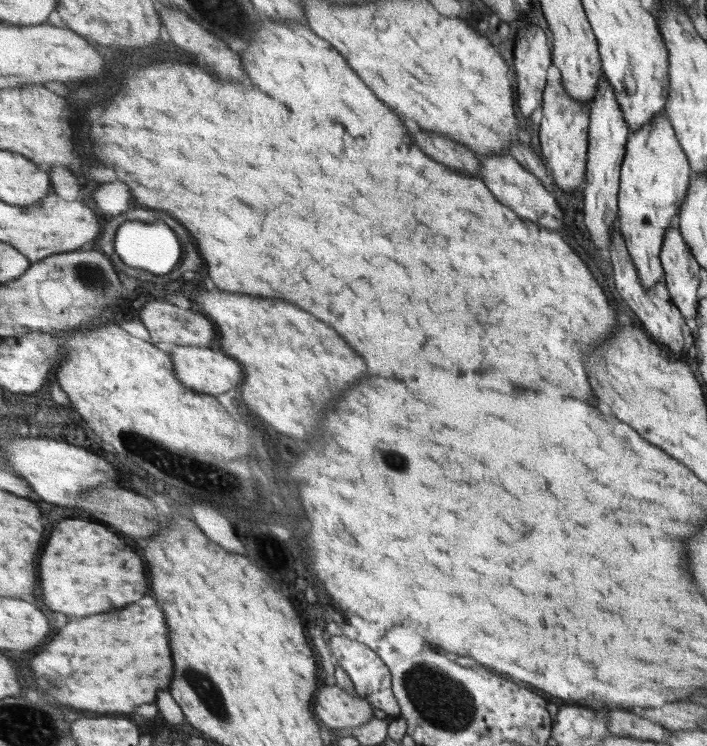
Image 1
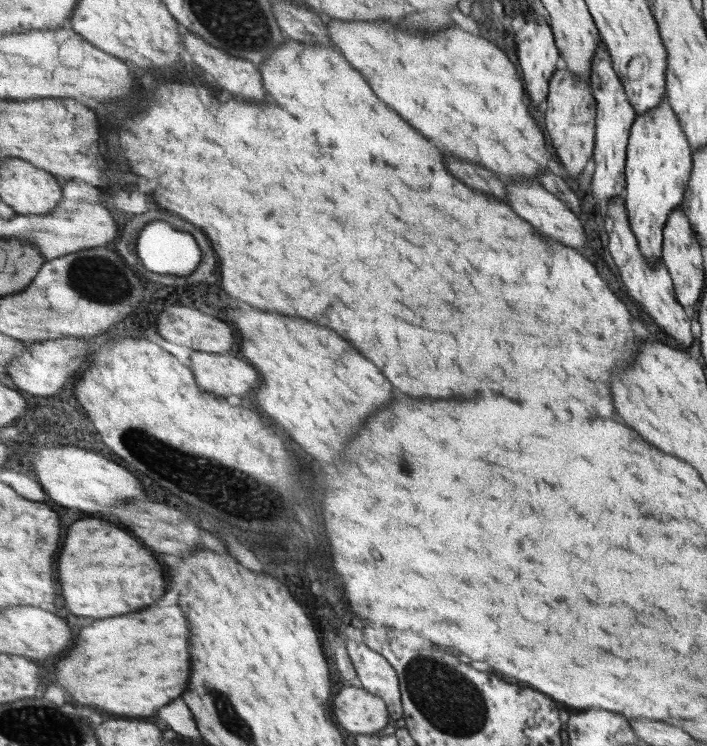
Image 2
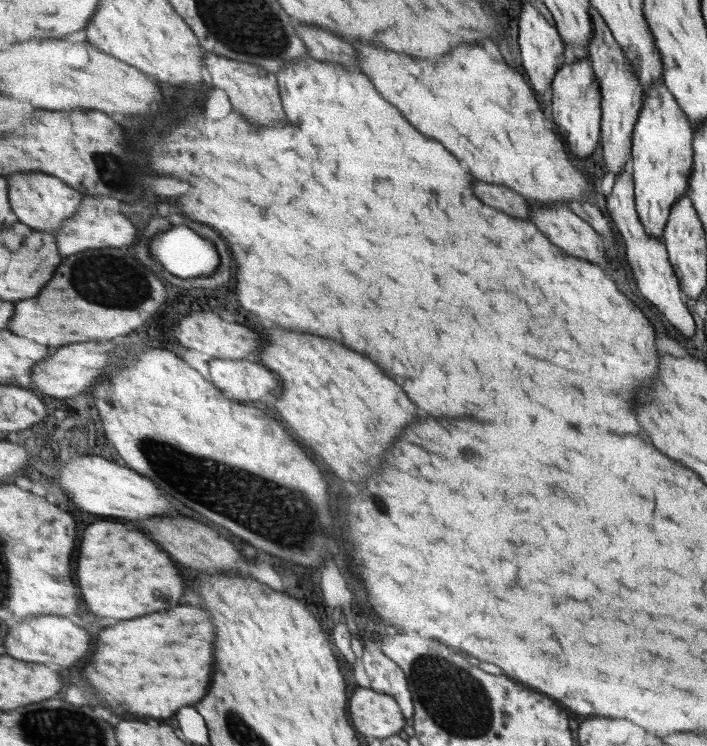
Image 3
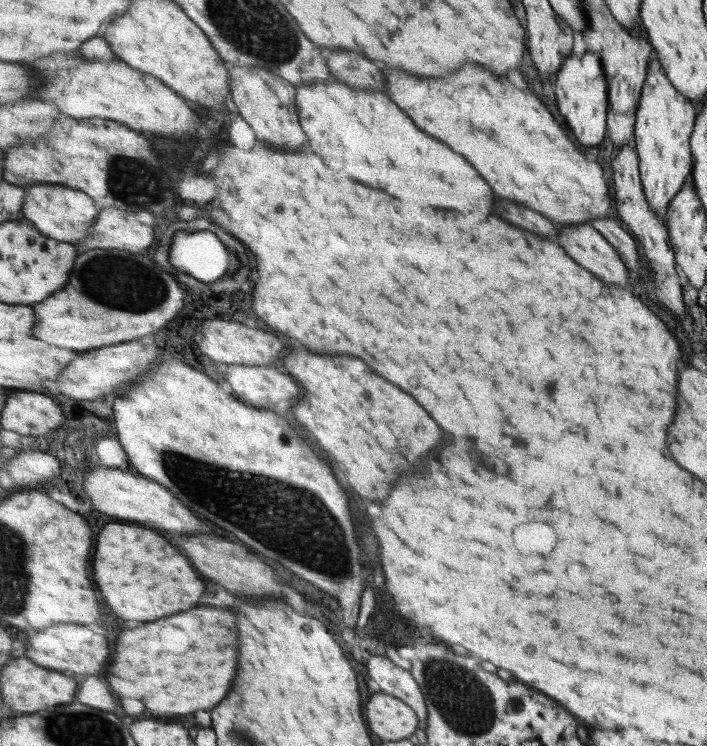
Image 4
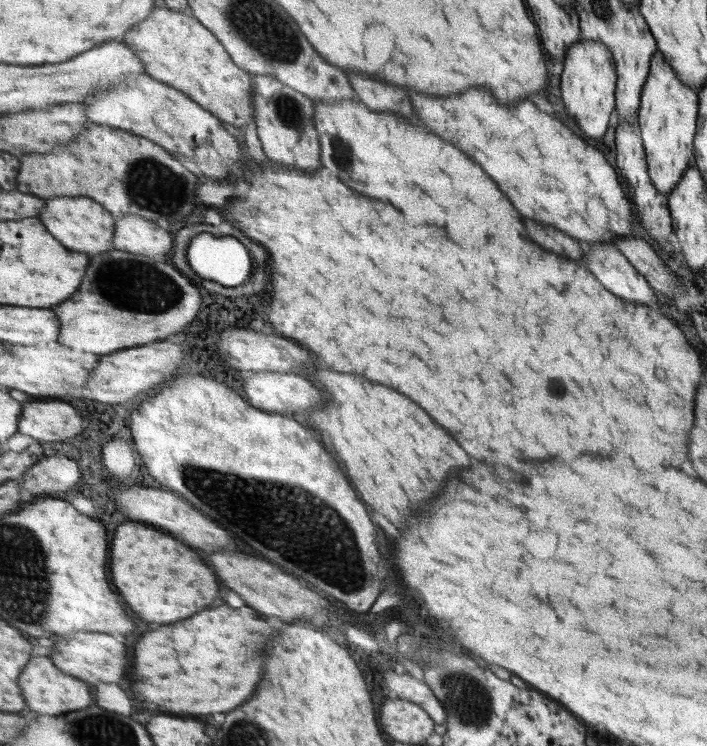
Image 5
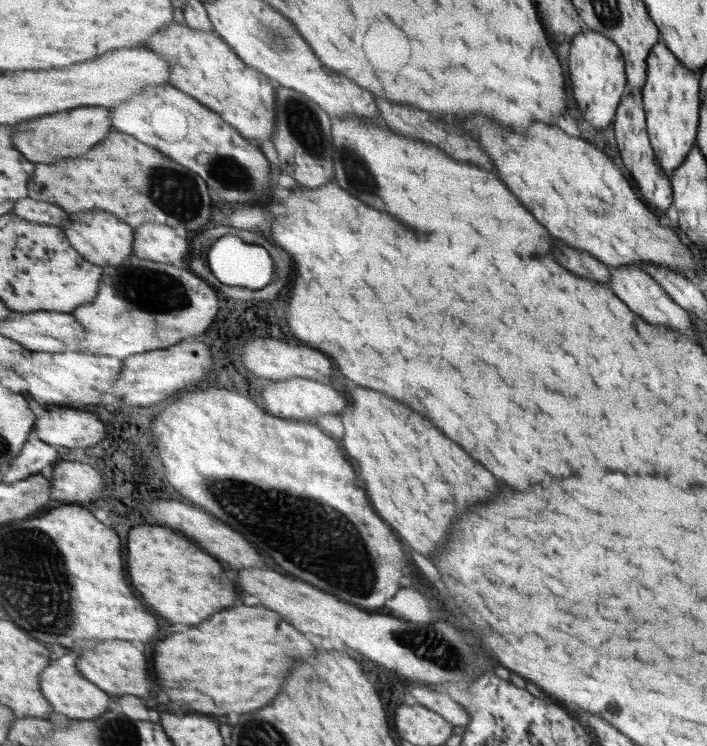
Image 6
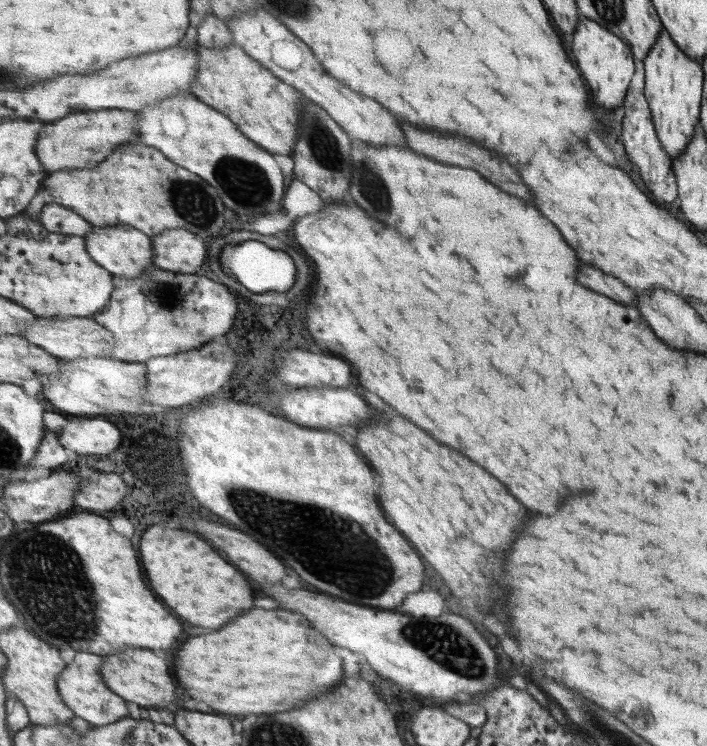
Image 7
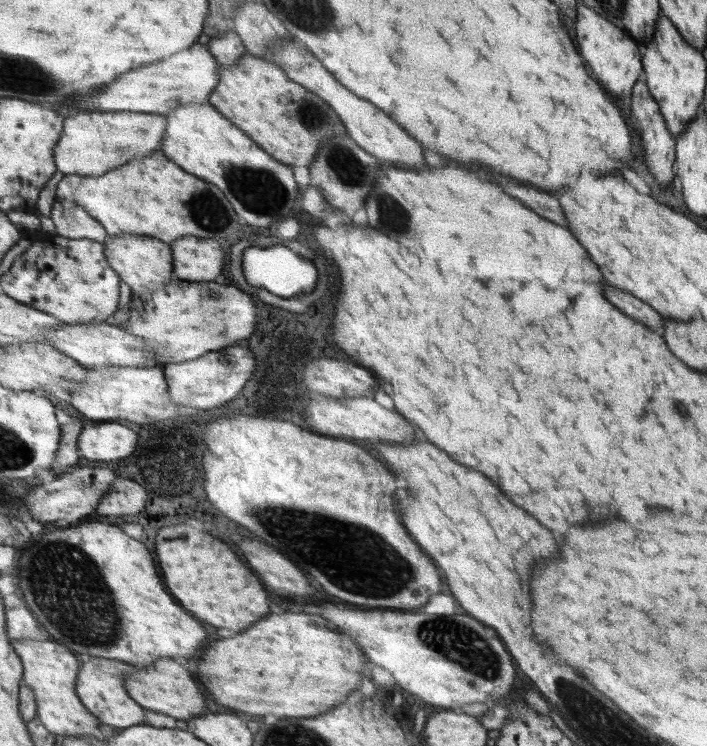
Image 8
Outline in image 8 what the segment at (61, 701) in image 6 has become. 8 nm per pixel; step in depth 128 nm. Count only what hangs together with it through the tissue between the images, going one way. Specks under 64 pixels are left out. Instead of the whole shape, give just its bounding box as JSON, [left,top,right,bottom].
[76,656,147,729]

